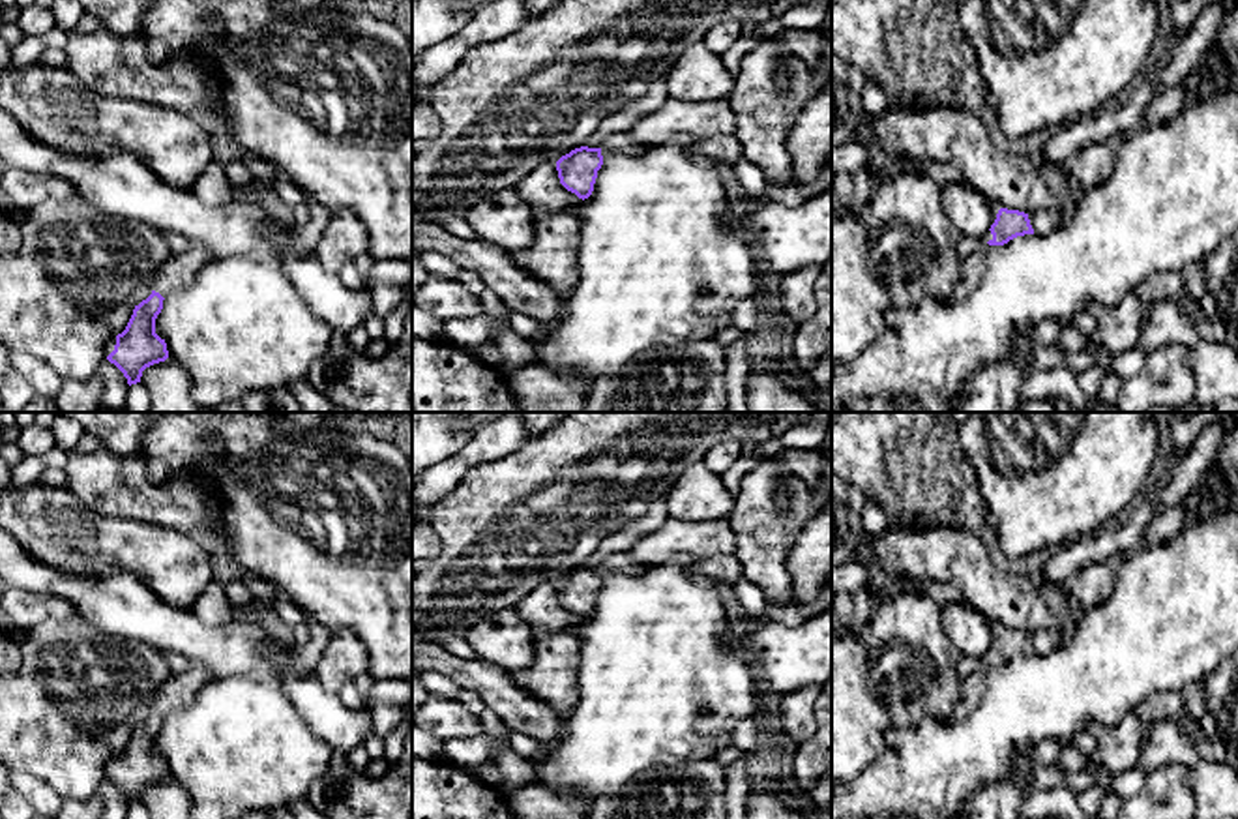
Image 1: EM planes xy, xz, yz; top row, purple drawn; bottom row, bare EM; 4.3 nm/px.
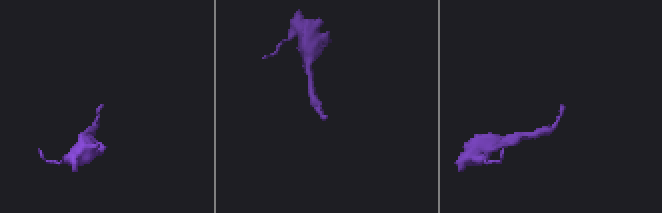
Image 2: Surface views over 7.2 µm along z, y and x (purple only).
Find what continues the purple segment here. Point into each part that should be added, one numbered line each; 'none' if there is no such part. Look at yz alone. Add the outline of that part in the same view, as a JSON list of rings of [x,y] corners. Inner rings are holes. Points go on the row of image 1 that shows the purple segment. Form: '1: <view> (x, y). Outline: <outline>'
1: yz (1042, 222). Outline: [[[1053,210],[1032,212],[1028,214],[1028,219],[1038,234],[1045,234],[1060,223],[1060,217]]]

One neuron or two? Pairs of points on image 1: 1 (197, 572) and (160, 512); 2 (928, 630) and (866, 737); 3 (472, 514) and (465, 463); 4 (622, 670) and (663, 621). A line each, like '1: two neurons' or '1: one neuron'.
1: two neurons
2: one neuron
3: two neurons
4: one neuron

